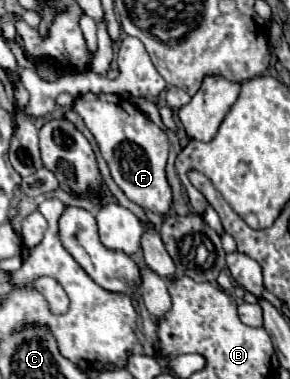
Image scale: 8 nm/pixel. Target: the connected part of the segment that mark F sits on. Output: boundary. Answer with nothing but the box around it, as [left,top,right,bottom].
[73,94,171,214]

